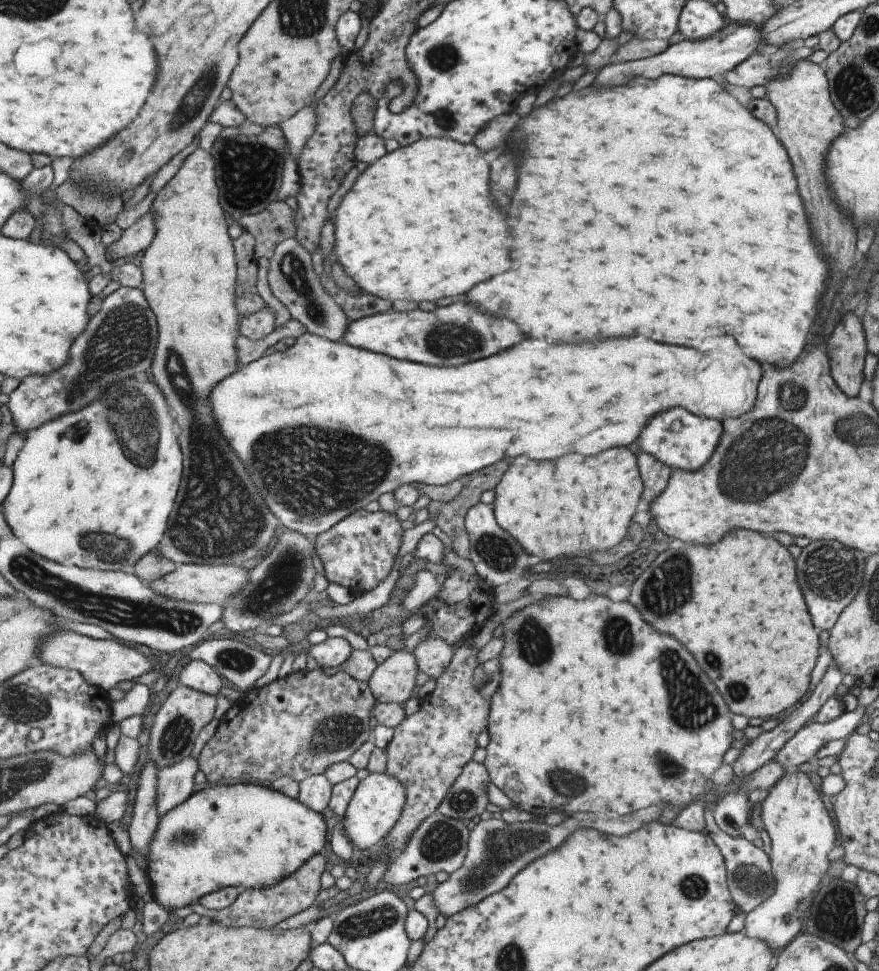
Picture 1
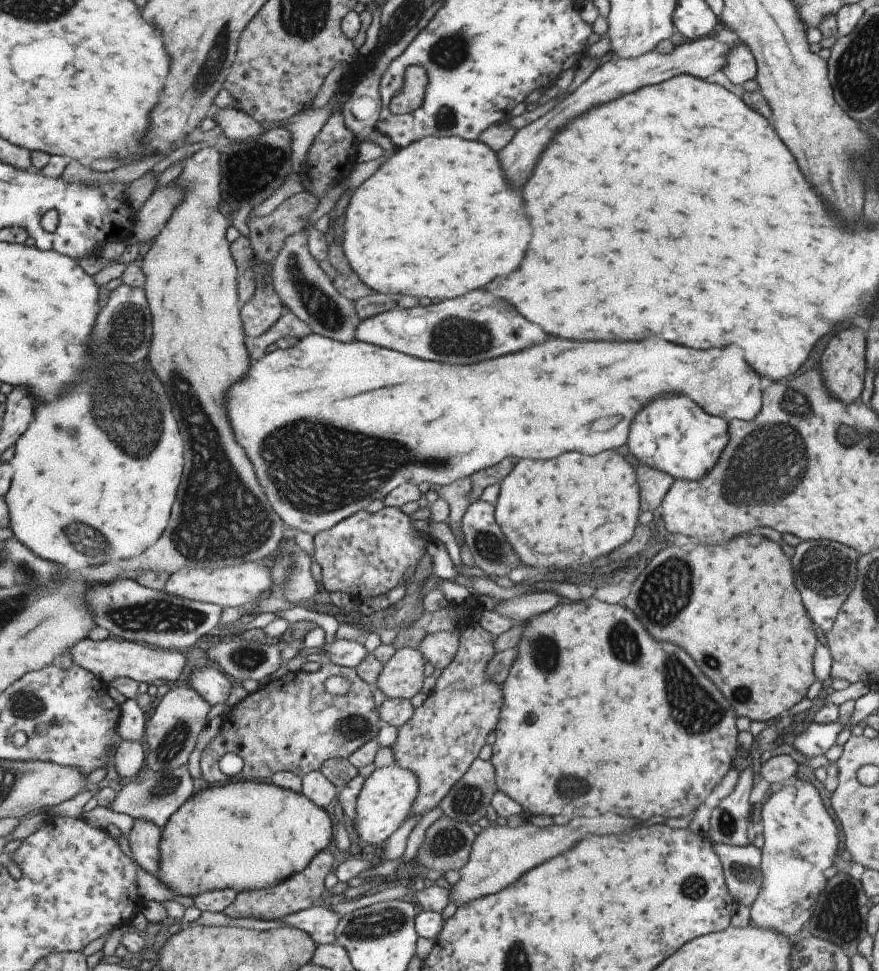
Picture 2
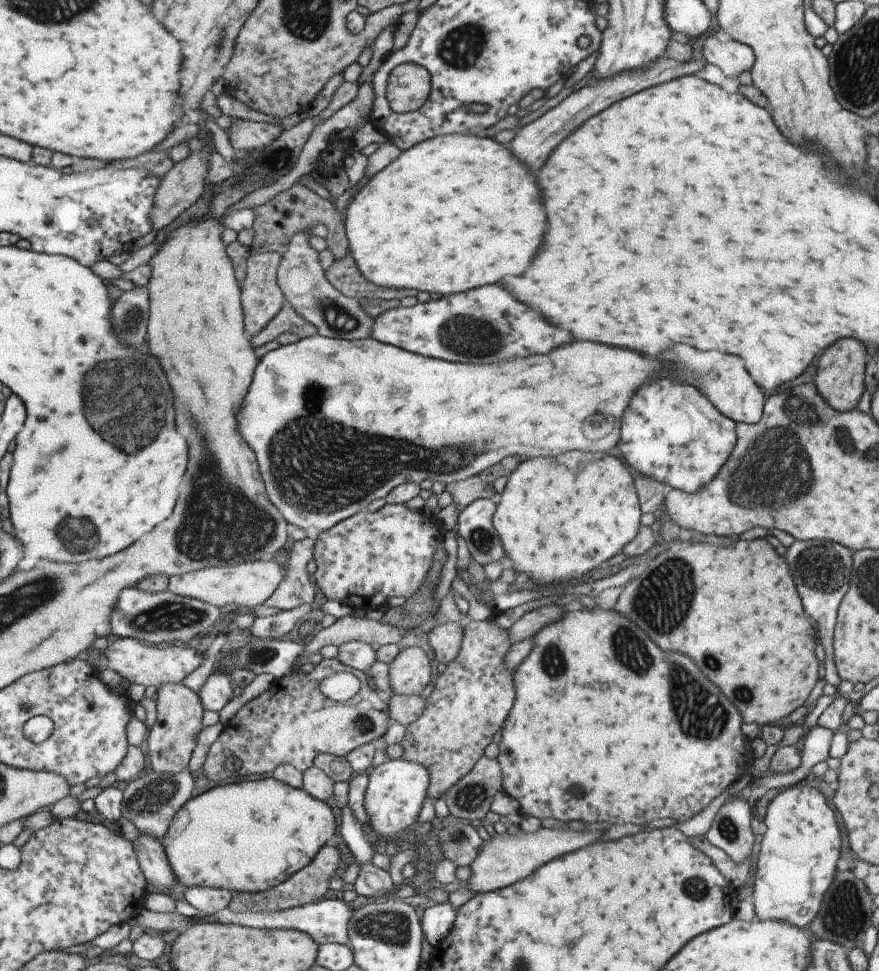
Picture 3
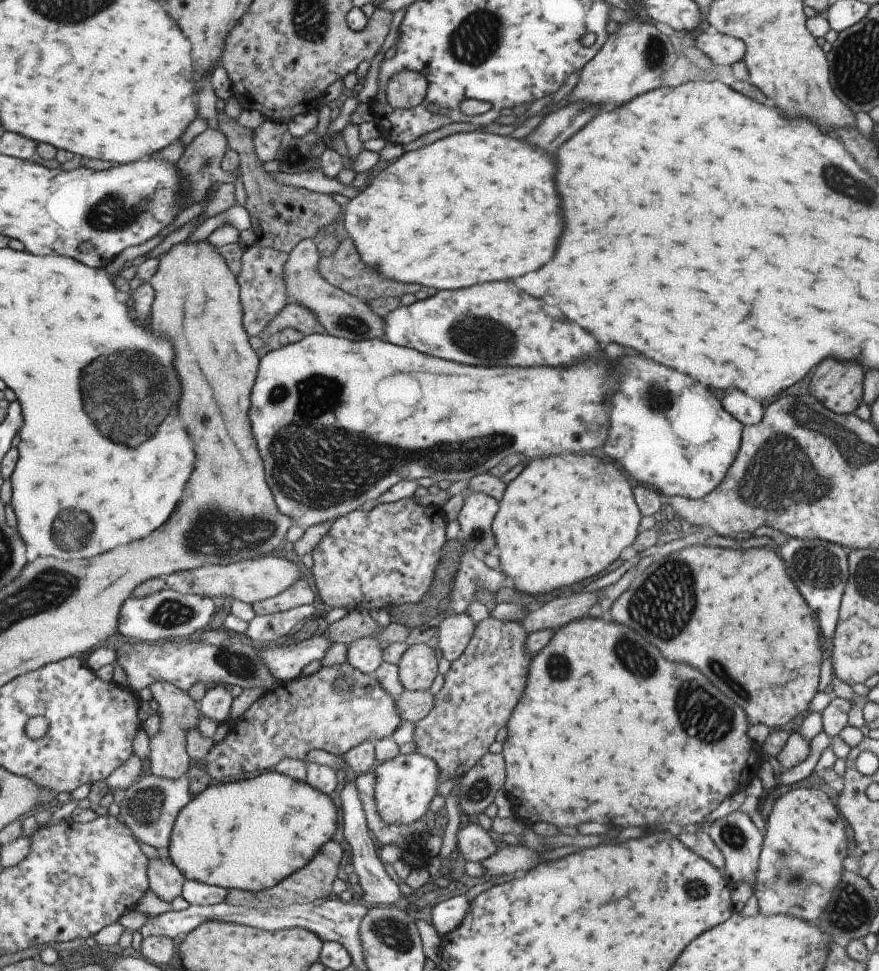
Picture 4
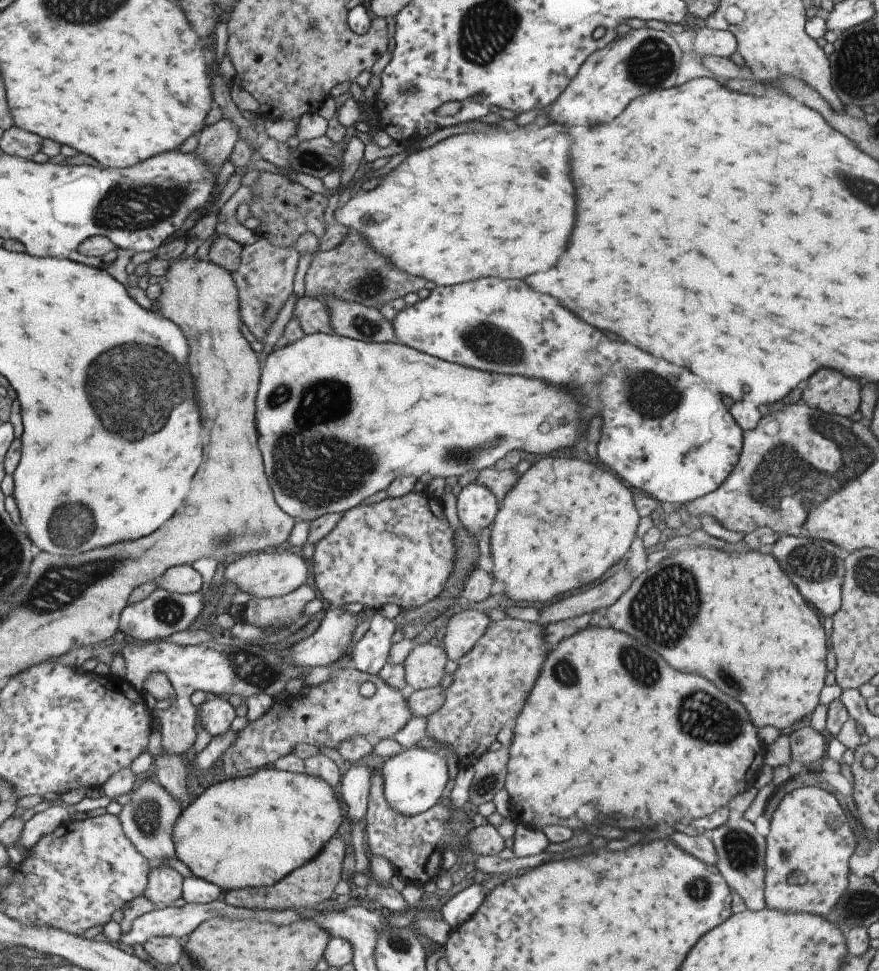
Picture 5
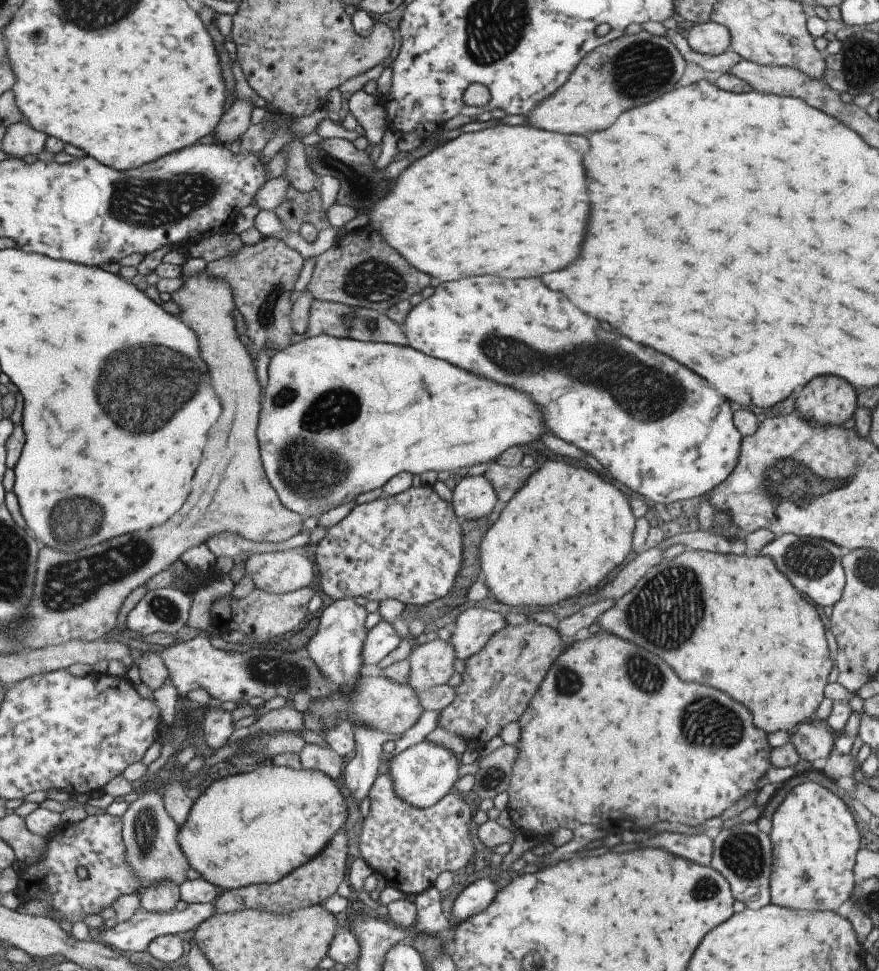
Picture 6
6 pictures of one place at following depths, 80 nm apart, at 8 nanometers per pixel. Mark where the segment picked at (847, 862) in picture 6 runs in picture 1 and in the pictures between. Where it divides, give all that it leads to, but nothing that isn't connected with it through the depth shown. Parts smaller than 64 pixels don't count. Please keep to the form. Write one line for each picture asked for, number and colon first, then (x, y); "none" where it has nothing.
1: (792, 812)
2: (800, 838)
3: (799, 848)
4: (800, 861)
5: (809, 841)

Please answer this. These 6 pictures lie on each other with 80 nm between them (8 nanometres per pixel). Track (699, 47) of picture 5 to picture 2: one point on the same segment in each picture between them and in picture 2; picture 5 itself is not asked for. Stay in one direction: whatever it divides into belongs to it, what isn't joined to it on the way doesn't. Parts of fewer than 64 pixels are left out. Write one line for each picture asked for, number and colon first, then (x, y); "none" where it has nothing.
2: (740, 65)
3: (732, 57)
4: (722, 50)

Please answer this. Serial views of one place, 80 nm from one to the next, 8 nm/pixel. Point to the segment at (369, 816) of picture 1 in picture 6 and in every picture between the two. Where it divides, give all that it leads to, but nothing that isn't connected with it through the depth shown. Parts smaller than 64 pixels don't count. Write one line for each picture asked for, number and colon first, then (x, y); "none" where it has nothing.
2: (385, 797)
3: (395, 790)
4: (404, 785)
5: (412, 781)
6: (421, 774)

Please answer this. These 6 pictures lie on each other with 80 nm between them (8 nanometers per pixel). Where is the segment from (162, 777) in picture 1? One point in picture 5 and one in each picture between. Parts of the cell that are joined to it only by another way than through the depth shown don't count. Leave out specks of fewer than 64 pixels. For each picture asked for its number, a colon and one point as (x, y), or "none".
2: (154, 796)
3: (149, 801)
4: (150, 804)
5: (147, 818)

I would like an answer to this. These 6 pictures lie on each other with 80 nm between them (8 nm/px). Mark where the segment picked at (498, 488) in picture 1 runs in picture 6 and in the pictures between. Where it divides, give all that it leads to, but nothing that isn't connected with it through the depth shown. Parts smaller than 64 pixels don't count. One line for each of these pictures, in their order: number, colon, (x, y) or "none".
2: (554, 512)
3: (556, 518)
4: (563, 518)
5: (565, 521)
6: (565, 529)

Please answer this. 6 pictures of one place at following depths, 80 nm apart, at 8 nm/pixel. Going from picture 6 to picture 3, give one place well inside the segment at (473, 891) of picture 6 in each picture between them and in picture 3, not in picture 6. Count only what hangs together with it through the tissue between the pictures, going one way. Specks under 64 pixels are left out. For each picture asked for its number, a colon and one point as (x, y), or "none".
3: (435, 922)
4: (446, 915)
5: (457, 909)

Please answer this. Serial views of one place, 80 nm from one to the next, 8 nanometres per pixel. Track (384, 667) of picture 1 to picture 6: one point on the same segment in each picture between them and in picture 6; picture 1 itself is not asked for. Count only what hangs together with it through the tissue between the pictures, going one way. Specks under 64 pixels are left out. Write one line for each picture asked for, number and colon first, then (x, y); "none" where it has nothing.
2: (401, 676)
3: (408, 673)
4: (416, 668)
5: (423, 666)
6: (430, 664)

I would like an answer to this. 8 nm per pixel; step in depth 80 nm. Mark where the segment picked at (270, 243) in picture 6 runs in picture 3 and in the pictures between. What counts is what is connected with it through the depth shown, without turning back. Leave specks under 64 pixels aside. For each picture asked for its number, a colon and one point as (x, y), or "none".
3: (261, 299)
4: (261, 290)
5: (263, 279)

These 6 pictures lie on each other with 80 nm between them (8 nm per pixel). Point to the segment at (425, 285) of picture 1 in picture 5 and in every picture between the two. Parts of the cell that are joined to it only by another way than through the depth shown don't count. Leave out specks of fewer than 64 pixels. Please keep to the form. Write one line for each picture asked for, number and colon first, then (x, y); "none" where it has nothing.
2: (436, 219)
3: (450, 213)
4: (475, 207)
5: (498, 203)

